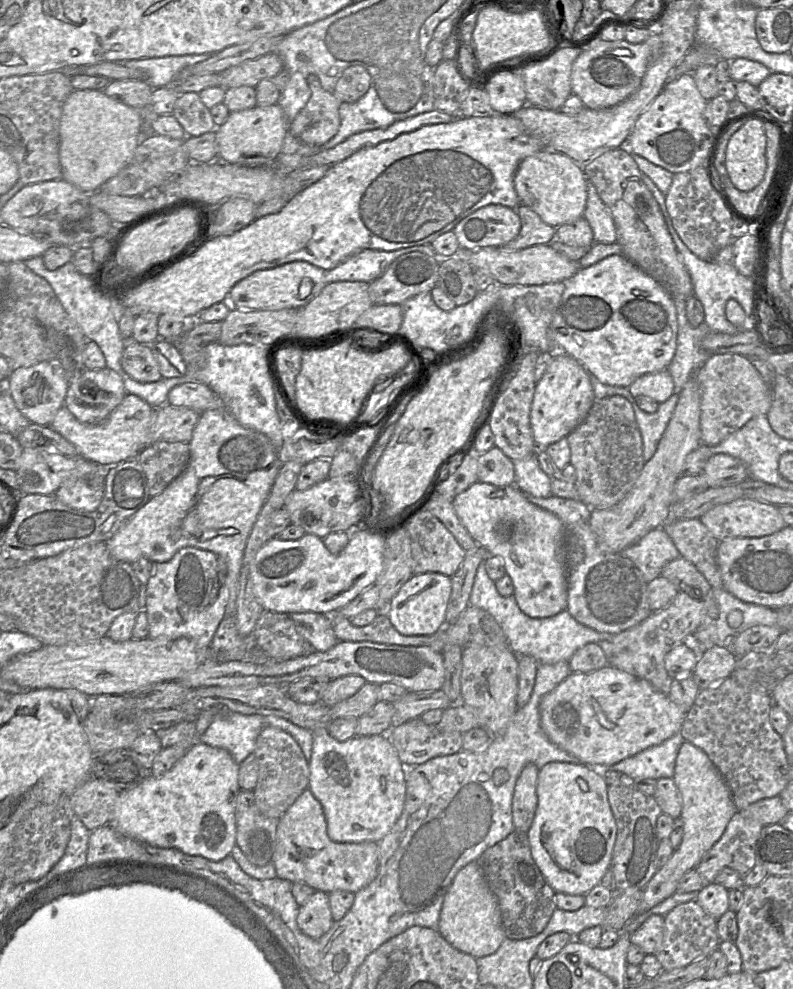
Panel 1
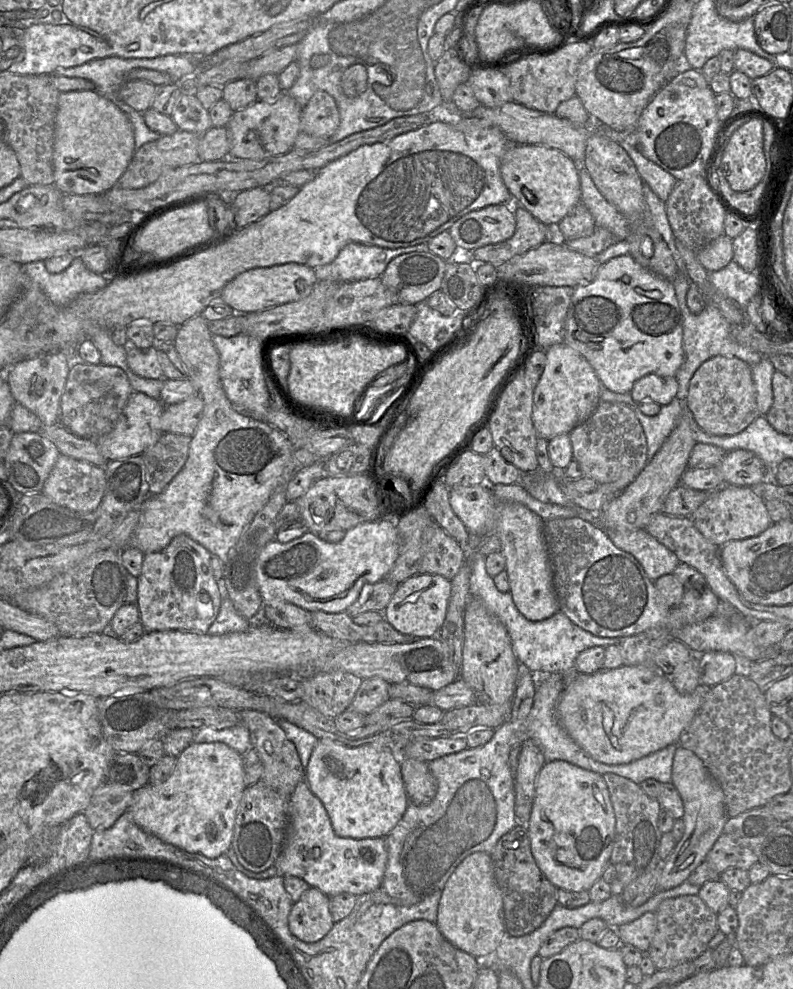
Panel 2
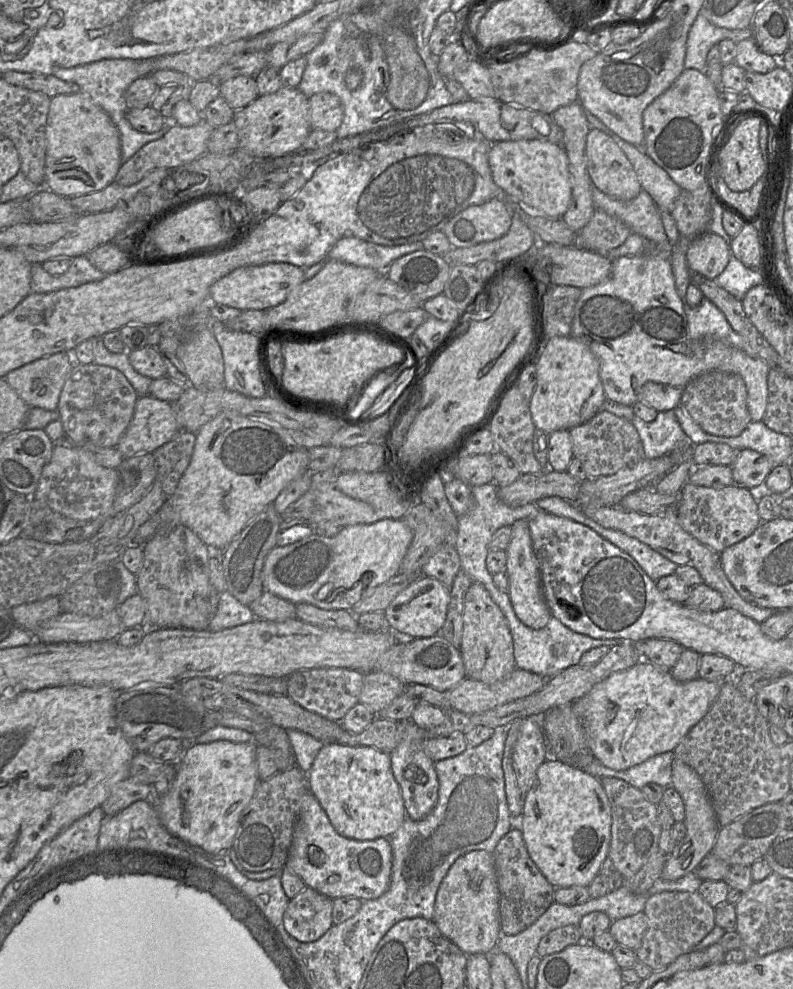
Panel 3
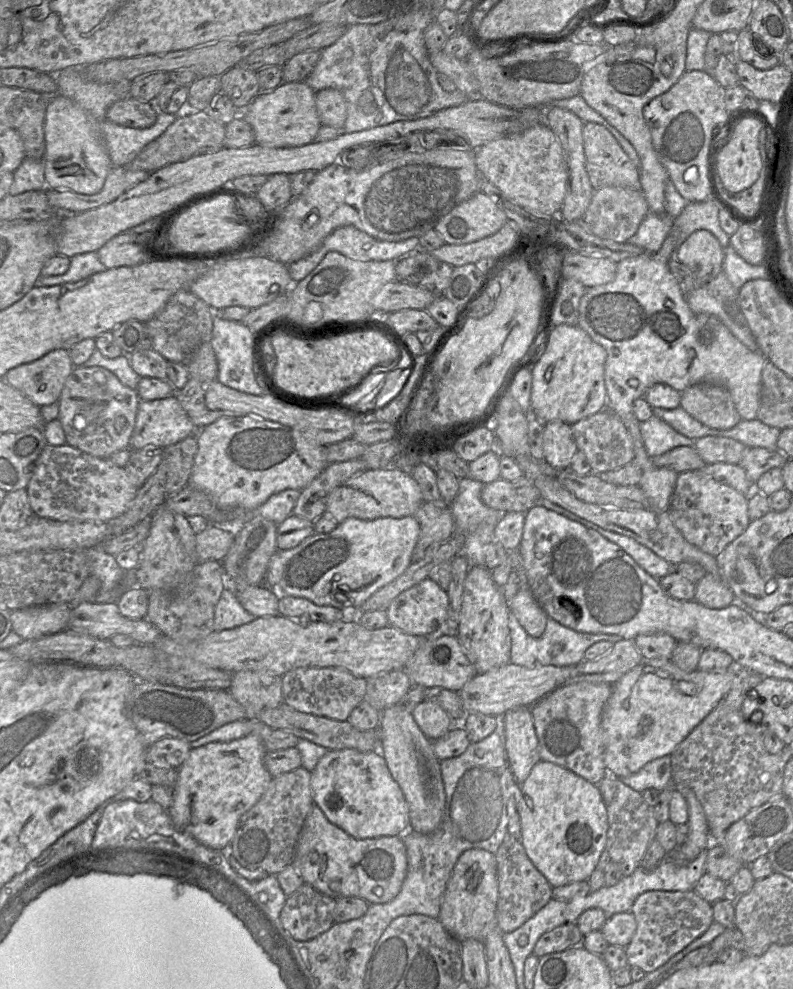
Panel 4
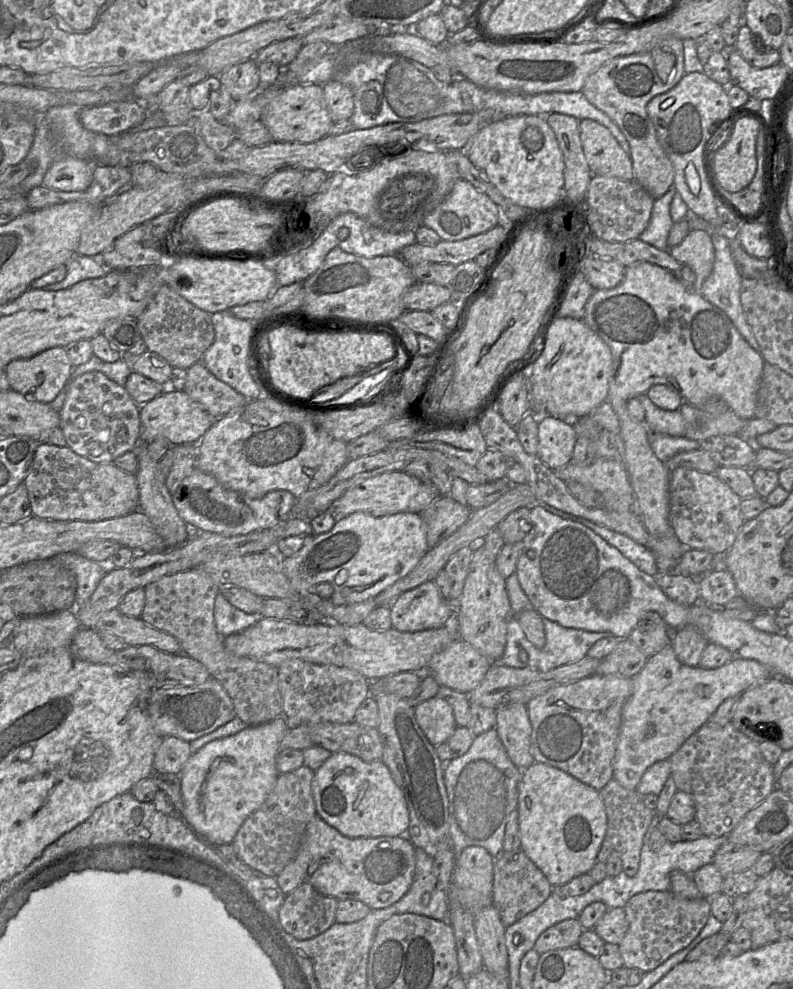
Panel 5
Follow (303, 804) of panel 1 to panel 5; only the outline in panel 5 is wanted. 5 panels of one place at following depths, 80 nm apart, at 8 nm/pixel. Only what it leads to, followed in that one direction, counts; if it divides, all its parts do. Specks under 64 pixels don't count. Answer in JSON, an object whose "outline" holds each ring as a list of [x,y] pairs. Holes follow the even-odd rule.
{"outline":[[[317,814],[311,819],[294,860],[301,866],[304,879],[323,895],[356,899],[370,909],[383,909],[401,899],[409,890],[415,871],[415,847],[406,838],[348,838],[328,825]]]}

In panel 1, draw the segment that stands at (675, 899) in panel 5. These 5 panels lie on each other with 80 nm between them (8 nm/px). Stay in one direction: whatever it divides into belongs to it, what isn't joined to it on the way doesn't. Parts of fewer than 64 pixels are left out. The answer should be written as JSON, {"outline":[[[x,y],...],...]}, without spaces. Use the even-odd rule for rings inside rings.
{"outline":[[[696,901],[679,904],[664,916],[664,935],[655,957],[664,971],[683,968],[719,949],[717,919],[706,913]]]}

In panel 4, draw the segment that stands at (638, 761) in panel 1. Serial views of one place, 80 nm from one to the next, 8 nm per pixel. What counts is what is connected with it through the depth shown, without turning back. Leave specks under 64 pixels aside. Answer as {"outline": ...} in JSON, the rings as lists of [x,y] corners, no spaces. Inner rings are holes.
{"outline":[[[666,755],[654,759],[644,765],[638,772],[618,778],[640,793],[649,788],[661,791],[670,783],[672,784],[671,757]]]}

